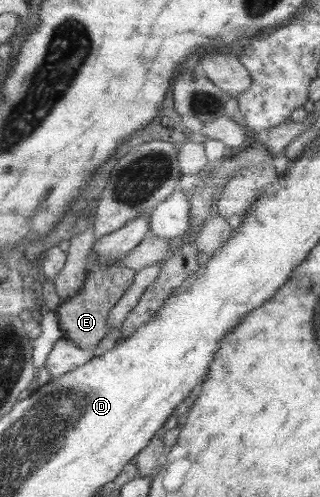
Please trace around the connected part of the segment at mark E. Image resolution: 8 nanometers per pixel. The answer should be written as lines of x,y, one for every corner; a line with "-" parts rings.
120,262
112,264
112,266
104,266
104,268
90,263
82,288
69,301
62,301
54,311
58,315
63,337
72,339
73,343
76,343
84,351
94,351
109,332
108,315
110,309
118,303
124,292
132,285
136,272

